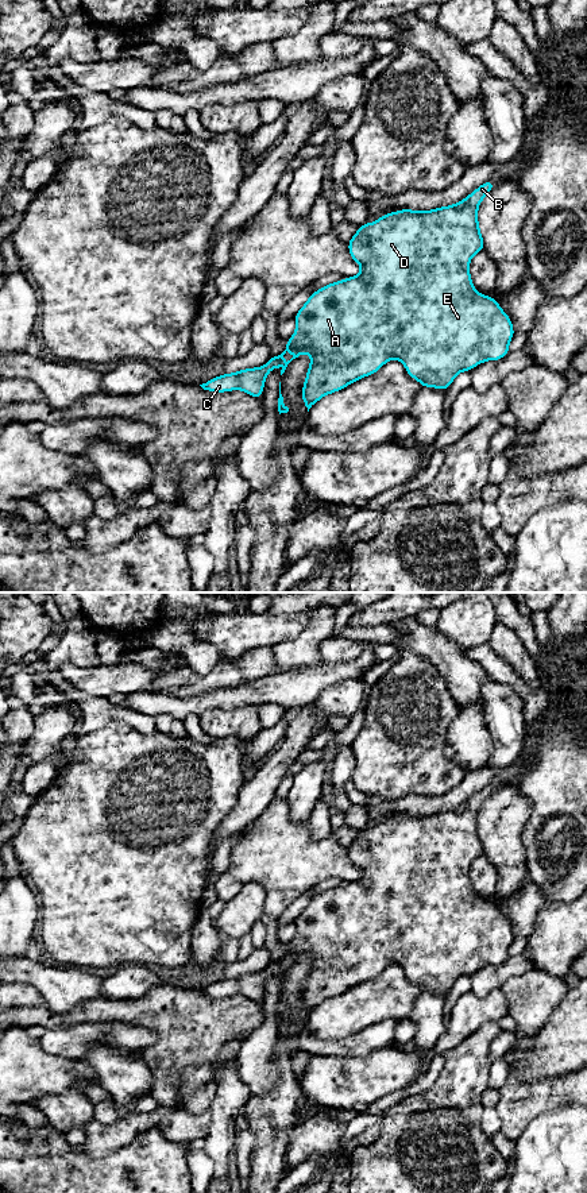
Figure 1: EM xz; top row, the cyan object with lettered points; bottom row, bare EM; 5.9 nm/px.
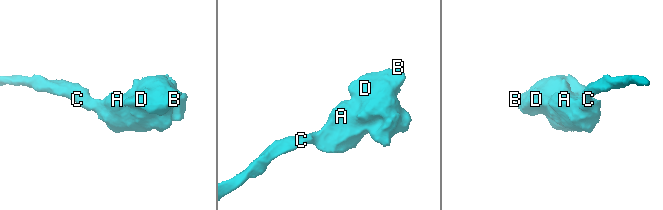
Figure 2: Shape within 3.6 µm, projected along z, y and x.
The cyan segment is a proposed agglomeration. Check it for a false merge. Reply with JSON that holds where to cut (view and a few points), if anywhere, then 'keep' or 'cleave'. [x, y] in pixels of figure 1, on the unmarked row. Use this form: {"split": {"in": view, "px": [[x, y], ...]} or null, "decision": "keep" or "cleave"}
{"split": null, "decision": "keep"}

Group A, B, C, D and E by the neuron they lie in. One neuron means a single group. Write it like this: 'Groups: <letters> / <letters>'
Groups: A B C D E

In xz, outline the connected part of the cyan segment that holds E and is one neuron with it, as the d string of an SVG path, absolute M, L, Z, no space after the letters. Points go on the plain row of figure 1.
M488 784L455 810L433 815L401 814L390 816L374 827L362 829L348 846L351 862L362 872L359 880L329 888L308 903L294 920L296 937L287 945L286 954L281 960L271 961L262 972L223 978L200 991L216 999L243 995L260 1004L267 978L281 969L282 980L293 964L308 955L312 966L302 992L302 1005L309 1016L324 1000L375 978L391 964L401 965L406 977L418 985L422 992L445 995L459 977L471 976L486 965L505 962L509 958L510 945L515 938L511 924L501 914L495 903L475 895L470 881L471 862L484 854L478 827L478 811L494 791L494 787Z

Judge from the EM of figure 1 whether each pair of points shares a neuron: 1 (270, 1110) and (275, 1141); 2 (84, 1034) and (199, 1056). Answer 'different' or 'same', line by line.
1: same
2: different

